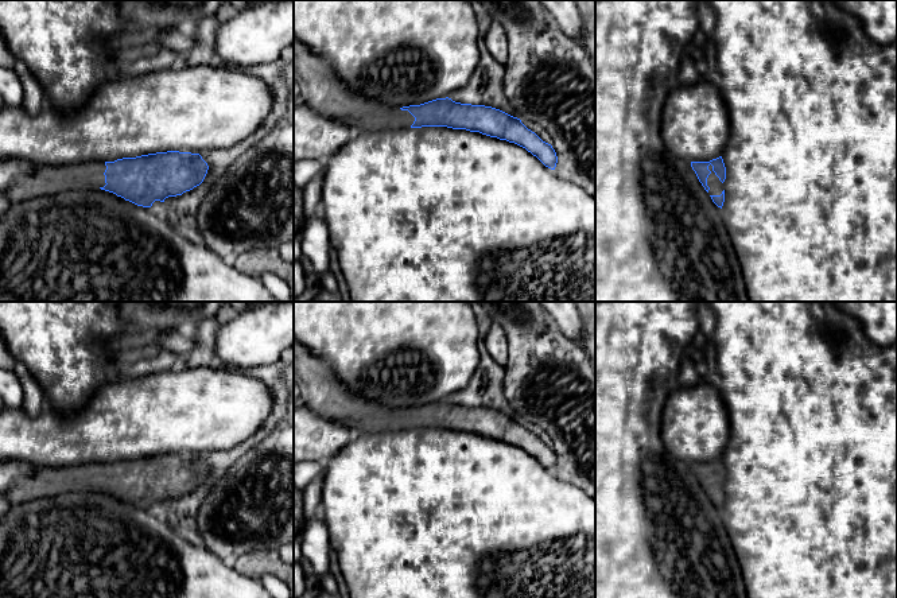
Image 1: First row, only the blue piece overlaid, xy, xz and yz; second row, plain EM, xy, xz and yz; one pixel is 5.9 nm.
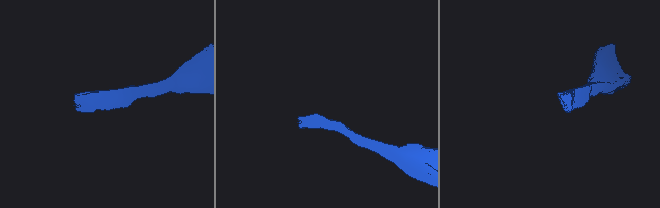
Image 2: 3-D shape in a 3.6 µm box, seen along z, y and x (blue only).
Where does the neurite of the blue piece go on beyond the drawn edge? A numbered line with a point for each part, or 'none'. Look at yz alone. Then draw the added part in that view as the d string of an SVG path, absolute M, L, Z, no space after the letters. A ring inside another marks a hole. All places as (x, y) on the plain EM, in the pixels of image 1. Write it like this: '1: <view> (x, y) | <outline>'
1: yz (715, 488) | M708 467L708 471L711 475L707 479L707 488L710 489L708 497L721 497L723 493L723 485L719 482L719 479L712 473L712 467Z

